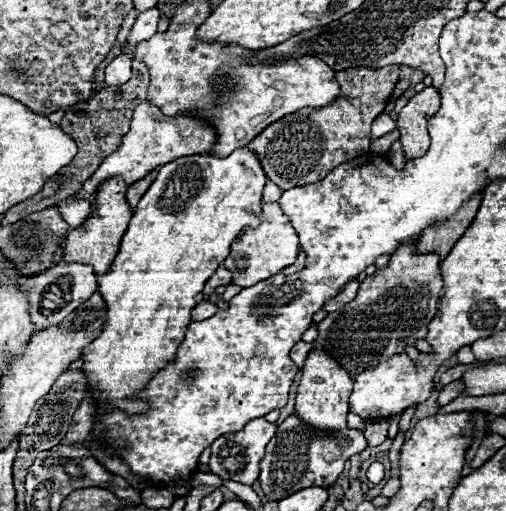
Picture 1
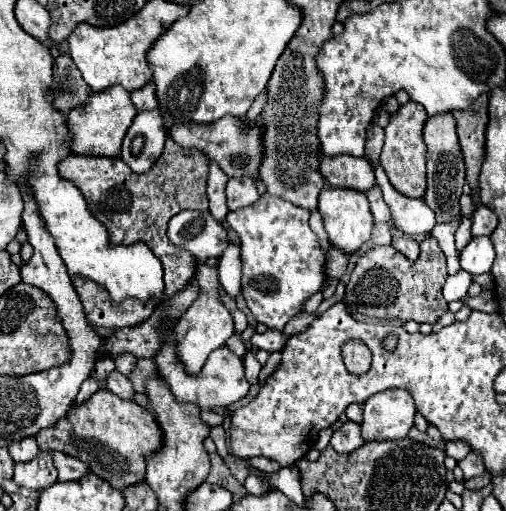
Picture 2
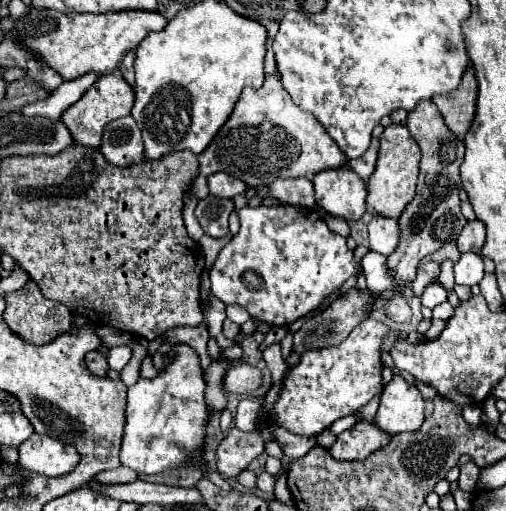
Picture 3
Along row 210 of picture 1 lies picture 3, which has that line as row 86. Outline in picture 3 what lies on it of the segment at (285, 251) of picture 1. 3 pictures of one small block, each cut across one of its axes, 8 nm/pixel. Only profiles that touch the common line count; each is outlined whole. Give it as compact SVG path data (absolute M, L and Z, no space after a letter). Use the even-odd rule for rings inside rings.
M266 76L258 90L244 90L228 122L218 130L212 144L198 156L200 176L214 172L226 172L246 186L268 186L276 178L314 176L326 168L340 168L348 164L348 158L340 152L334 140L326 134L326 128L318 120L300 110L290 94L282 88L280 76Z

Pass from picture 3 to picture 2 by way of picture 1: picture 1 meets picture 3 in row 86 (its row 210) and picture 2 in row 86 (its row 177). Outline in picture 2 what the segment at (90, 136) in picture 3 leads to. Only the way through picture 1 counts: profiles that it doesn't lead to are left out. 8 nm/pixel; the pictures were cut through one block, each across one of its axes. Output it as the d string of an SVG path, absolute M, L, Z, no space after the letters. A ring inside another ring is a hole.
M118 86L108 88L104 92L92 94L90 102L82 108L74 108L74 112L68 114L68 128L74 134L72 148L74 154L80 156L120 156L122 152L122 140L126 130L130 128L132 120L136 116L136 108L130 100L130 94Z

